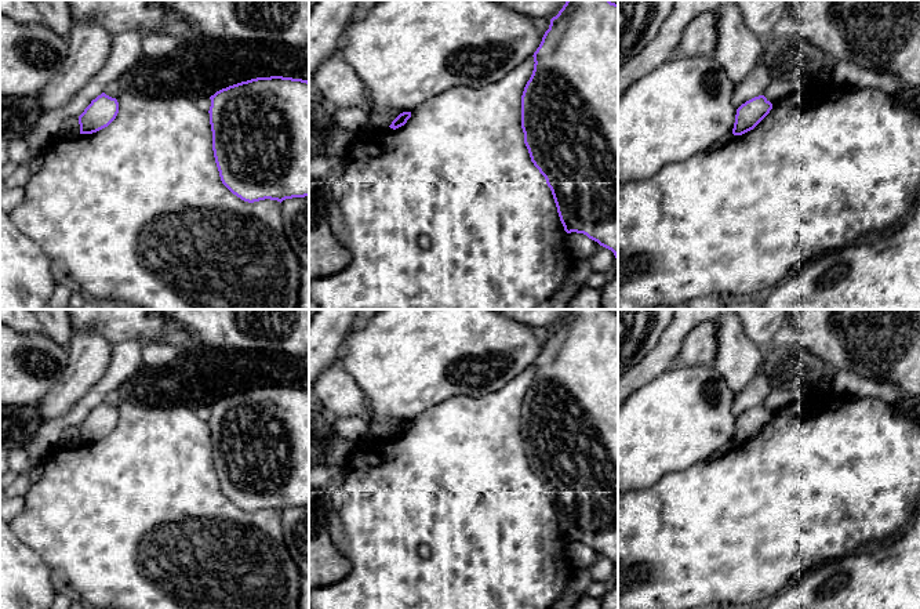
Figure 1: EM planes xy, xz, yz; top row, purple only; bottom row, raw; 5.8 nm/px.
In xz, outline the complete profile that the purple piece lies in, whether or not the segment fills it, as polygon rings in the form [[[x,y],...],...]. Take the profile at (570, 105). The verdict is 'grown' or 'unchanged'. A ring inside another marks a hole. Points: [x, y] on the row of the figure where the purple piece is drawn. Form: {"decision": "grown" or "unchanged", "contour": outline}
{"decision": "unchanged", "contour": [[[567,0],[534,52],[534,70],[521,95],[521,128],[531,162],[552,191],[567,233],[583,233],[618,258],[618,4]]]}

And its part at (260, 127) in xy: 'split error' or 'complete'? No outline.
complete

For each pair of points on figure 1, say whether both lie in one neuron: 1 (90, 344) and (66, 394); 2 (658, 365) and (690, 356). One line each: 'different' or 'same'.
1: same
2: different

